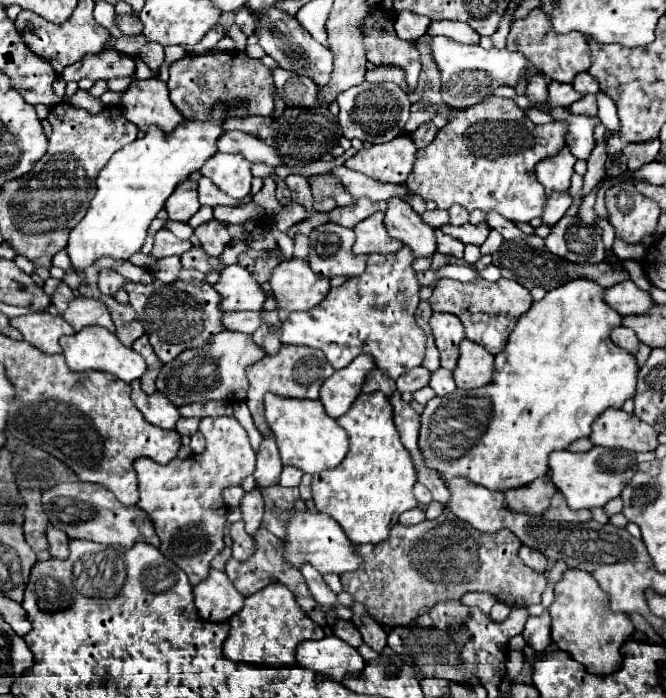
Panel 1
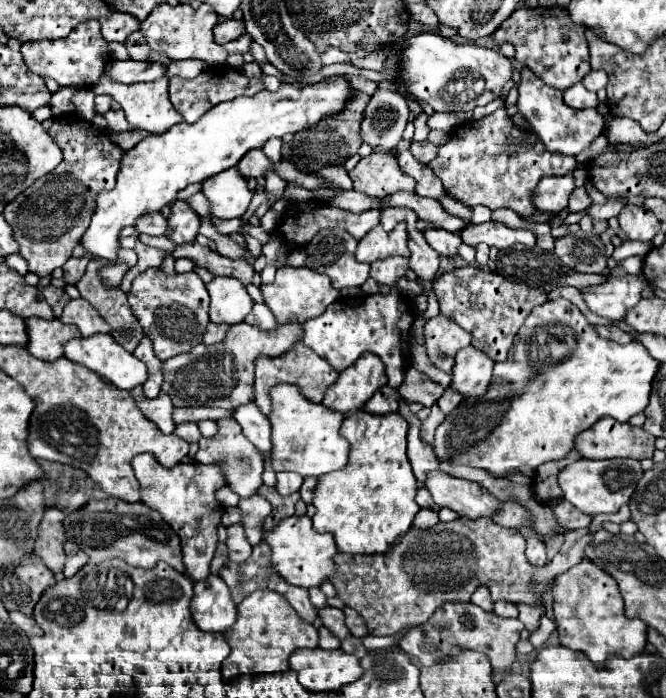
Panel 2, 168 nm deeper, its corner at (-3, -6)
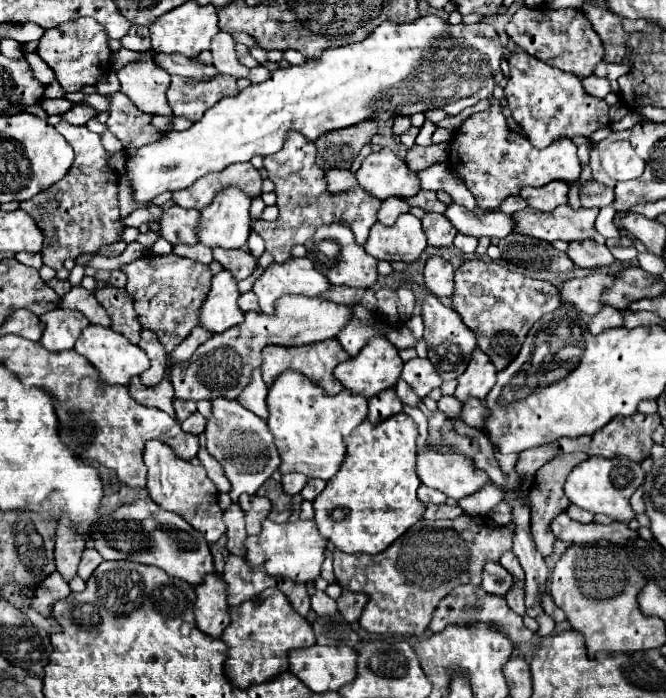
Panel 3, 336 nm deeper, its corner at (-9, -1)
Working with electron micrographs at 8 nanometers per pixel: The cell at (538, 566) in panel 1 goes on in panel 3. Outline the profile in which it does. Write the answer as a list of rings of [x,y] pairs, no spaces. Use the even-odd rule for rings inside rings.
[[[571,452],[571,454],[555,454],[555,458],[551,458],[551,462],[547,462],[545,466],[541,466],[531,482],[531,490],[529,490],[529,498],[531,498],[531,534],[533,534],[533,540],[537,544],[537,550],[543,554],[543,556],[549,556],[553,552],[553,544],[555,544],[555,536],[549,528],[551,520],[561,514],[563,510],[567,510],[569,506],[569,500],[563,492],[563,482],[567,478],[567,474],[587,458],[587,454],[583,452]]]

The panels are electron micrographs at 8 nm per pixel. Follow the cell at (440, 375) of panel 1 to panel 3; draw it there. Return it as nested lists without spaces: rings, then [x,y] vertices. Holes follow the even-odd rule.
[[[469,398],[469,400],[463,404],[463,414],[461,414],[461,418],[463,418],[465,424],[469,424],[469,426],[473,426],[473,428],[481,428],[485,414],[487,414],[487,410],[485,410],[483,402],[477,400],[477,398]]]

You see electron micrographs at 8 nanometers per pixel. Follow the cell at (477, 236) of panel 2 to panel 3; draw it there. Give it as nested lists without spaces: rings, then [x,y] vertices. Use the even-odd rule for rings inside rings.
[[[567,204],[557,207],[553,212],[537,212],[531,208],[511,214],[515,218],[515,234],[533,236],[539,240],[597,240],[599,244],[605,238],[595,230],[597,208],[579,208],[571,210]]]

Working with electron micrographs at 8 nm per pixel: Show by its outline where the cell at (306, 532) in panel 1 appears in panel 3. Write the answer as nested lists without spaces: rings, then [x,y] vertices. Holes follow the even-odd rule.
[[[271,520],[263,522],[259,536],[249,536],[247,540],[247,560],[253,566],[263,564],[269,576],[285,576],[293,582],[311,582],[321,574],[321,564],[325,560],[327,538],[323,538],[315,526],[315,520],[297,520],[277,524]]]

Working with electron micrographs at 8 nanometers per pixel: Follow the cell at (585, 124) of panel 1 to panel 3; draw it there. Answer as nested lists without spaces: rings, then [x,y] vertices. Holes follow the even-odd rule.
[[[513,54],[509,58],[511,80],[505,86],[505,98],[511,106],[513,120],[523,128],[533,146],[545,148],[559,138],[591,136],[595,130],[609,126],[609,106],[605,100],[585,94],[575,74],[547,66],[531,54]]]

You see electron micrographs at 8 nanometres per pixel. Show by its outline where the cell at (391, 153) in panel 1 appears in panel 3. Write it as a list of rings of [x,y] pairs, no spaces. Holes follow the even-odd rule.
[[[389,148],[369,154],[357,170],[357,180],[371,196],[385,200],[389,196],[415,196],[421,186],[417,174],[407,170],[407,164]]]

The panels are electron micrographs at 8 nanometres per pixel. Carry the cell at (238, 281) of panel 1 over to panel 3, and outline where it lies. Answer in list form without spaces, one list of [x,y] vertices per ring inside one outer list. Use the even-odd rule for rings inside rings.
[[[221,270],[213,276],[211,290],[203,302],[199,324],[211,332],[223,332],[239,322],[243,322],[243,310],[237,304],[239,288],[231,272]]]

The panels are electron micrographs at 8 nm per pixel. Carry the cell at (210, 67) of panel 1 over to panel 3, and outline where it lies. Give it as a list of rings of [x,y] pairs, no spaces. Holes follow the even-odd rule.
[[[217,74],[209,80],[191,80],[181,76],[171,76],[171,86],[167,90],[169,106],[175,116],[197,122],[205,110],[217,104],[225,96],[237,94],[237,78],[227,74]]]

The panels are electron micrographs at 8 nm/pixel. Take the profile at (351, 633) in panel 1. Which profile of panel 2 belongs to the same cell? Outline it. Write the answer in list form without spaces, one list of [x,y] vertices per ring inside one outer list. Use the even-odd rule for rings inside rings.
[[[323,607],[317,611],[321,623],[331,629],[331,633],[335,633],[339,639],[349,637],[349,631],[345,631],[345,621],[341,615],[341,609],[333,609],[333,607]]]

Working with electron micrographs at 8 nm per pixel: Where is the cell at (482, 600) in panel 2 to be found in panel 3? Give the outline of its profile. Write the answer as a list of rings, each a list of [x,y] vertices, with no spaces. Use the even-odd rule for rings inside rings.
[[[487,562],[485,564],[485,572],[483,572],[483,590],[487,590],[489,594],[507,594],[511,588],[511,574],[495,562]]]

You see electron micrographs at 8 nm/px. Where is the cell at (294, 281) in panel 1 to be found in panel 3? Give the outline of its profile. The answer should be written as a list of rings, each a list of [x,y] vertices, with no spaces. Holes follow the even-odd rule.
[[[289,258],[283,264],[273,264],[253,284],[253,292],[265,314],[271,314],[275,302],[285,294],[321,296],[329,288],[327,276],[323,276],[309,258]]]

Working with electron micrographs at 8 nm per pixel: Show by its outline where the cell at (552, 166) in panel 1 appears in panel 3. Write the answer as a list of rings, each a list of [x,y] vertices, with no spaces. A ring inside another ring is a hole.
[[[551,182],[541,188],[523,188],[521,198],[527,200],[527,204],[541,212],[551,212],[561,204],[567,204],[567,182]]]

